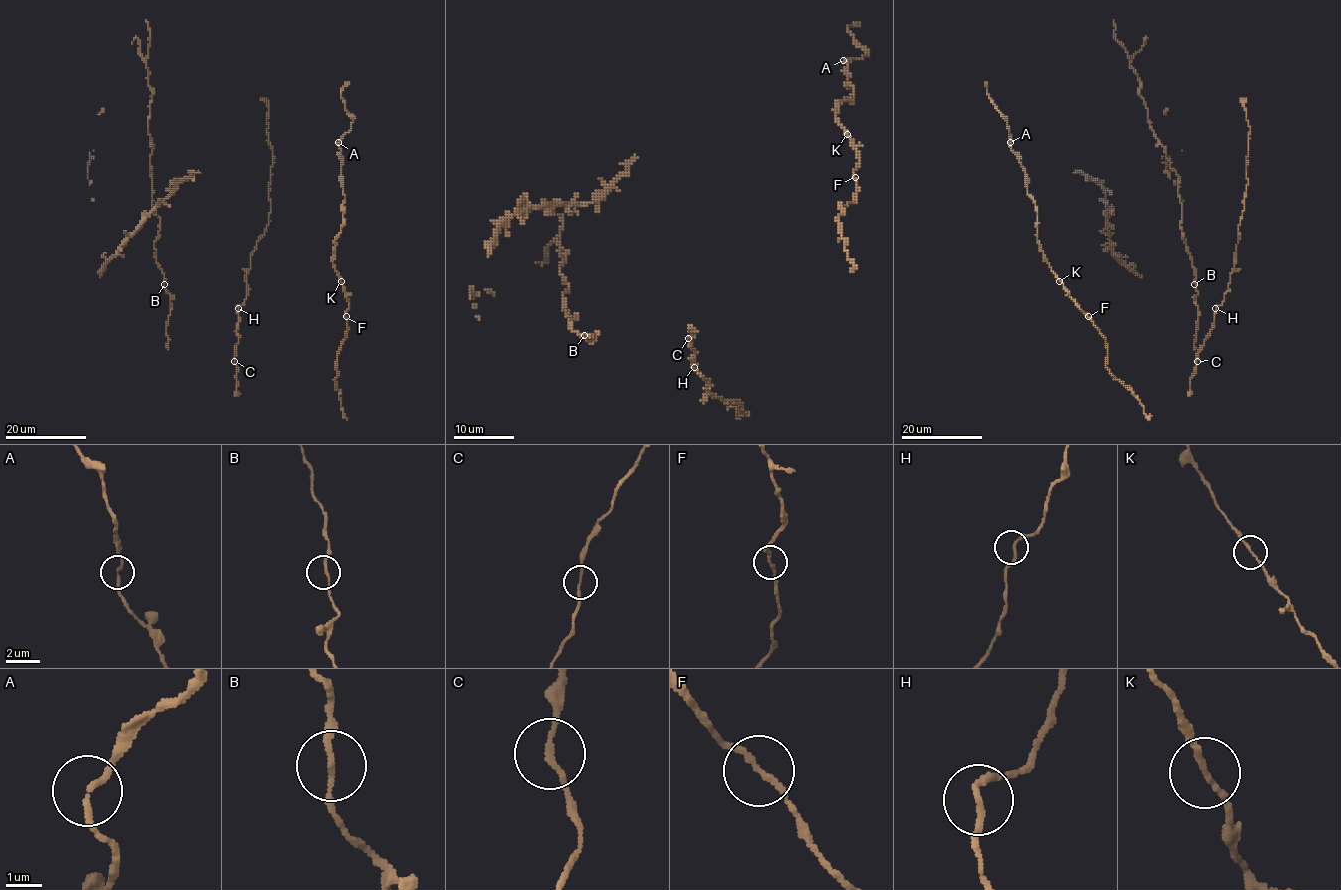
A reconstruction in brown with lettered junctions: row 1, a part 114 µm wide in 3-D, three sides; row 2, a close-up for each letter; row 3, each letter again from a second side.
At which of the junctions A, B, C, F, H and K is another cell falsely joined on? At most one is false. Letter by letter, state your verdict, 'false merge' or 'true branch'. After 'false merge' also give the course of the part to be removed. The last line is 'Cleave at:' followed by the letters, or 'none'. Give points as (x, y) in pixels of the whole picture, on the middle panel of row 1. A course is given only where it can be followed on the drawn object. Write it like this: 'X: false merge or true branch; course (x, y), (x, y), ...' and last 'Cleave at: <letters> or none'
A: true branch
B: true branch
C: true branch
F: true branch
H: true branch
K: true branch
Cleave at: none

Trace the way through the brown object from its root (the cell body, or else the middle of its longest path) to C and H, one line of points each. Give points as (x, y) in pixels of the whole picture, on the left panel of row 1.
C: (237, 386), (238, 368), (234, 361)
H: (237, 386), (235, 346), (239, 339), (236, 331), (238, 308)

